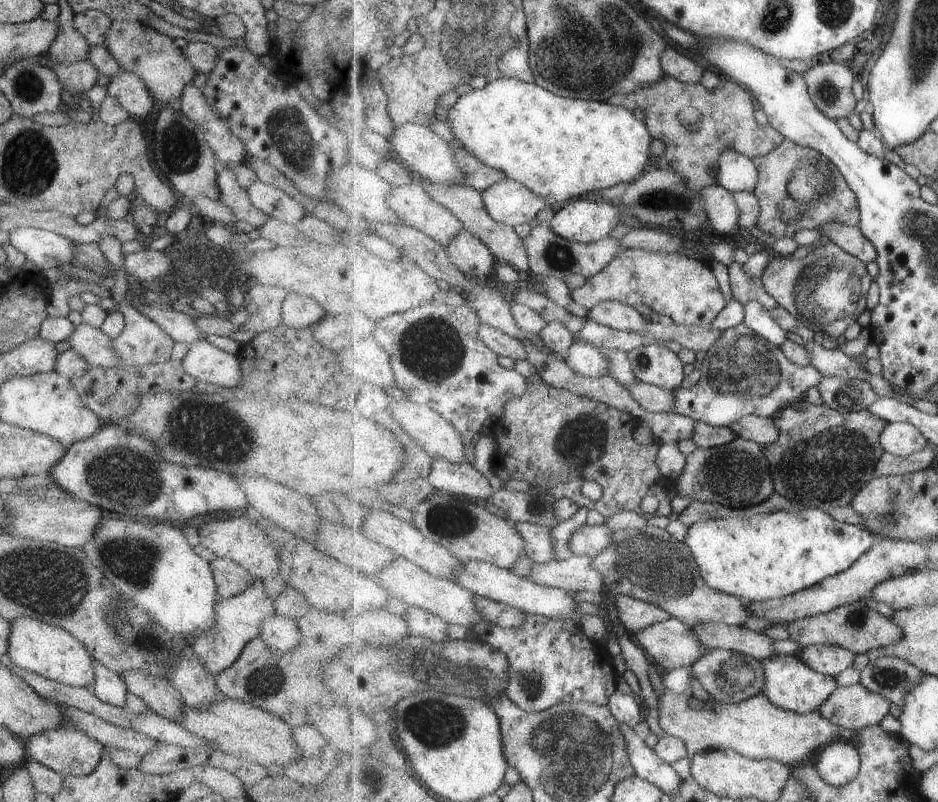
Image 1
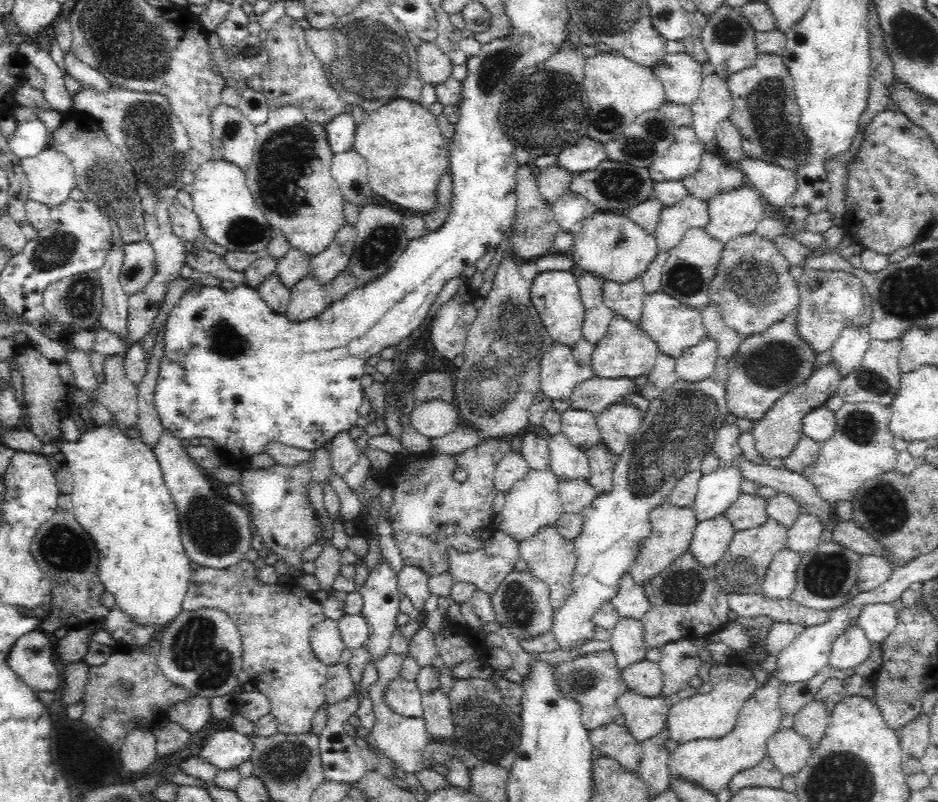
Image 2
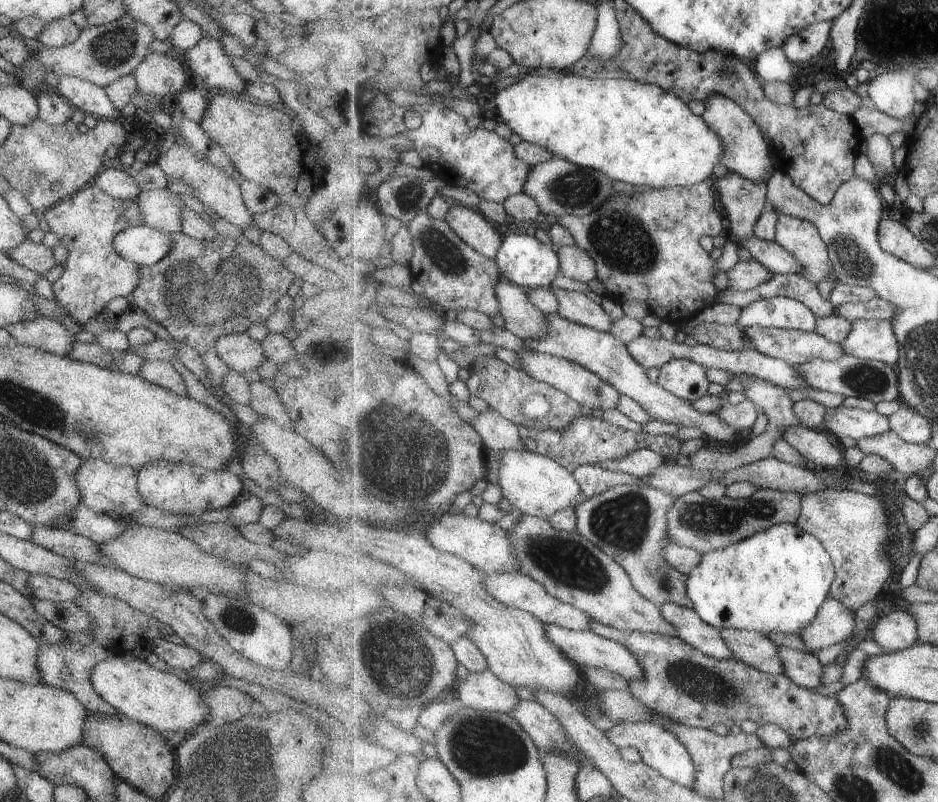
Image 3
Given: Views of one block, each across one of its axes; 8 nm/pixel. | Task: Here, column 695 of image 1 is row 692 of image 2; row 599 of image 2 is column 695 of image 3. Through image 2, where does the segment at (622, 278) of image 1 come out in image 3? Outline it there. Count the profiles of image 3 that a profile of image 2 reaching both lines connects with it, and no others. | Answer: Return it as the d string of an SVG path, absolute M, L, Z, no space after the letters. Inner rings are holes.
M711 176L690 187L641 187L637 188L641 192L639 196L613 194L613 198L599 210L583 217L565 215L557 219L557 224L565 226L573 234L578 247L593 257L597 264L598 280L605 286L605 296L619 304L629 300L647 302L662 321L683 325L708 306L717 304L715 297L719 290L713 284L713 278L718 274L715 270L717 260L699 242L702 236L715 237L723 232L724 212L719 203L716 182L717 179Z

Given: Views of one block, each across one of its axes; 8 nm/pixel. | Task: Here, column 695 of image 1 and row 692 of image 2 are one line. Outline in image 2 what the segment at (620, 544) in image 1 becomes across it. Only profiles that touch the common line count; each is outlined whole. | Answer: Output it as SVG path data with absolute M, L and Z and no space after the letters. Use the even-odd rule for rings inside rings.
M600 650L580 655L571 662L559 662L551 664L552 678L556 679L554 686L560 695L566 700L570 699L580 707L580 723L584 730L590 732L598 727L614 723L614 718L620 716L620 709L616 706L616 700L628 691L628 687L622 681L621 672L616 667L616 657L610 650Z

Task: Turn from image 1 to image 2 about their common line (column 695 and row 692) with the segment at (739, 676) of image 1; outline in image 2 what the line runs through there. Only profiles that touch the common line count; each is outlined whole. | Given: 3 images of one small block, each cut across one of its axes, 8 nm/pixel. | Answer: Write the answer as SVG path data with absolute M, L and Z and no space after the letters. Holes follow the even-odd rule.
M686 638L666 644L663 648L659 667L663 672L661 696L672 696L688 685L698 675L703 662L698 657L696 646Z

